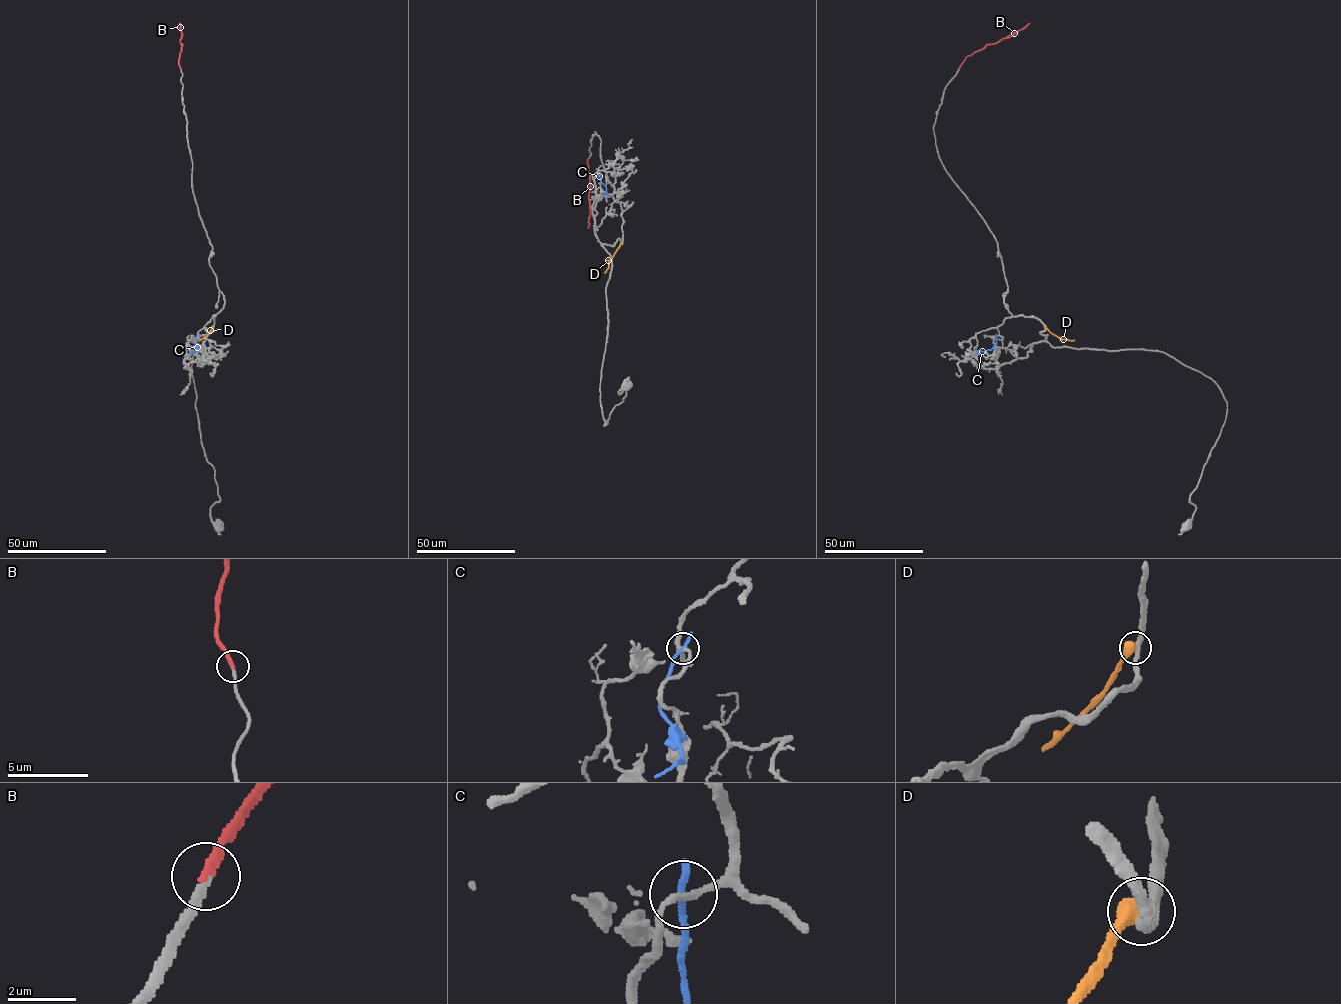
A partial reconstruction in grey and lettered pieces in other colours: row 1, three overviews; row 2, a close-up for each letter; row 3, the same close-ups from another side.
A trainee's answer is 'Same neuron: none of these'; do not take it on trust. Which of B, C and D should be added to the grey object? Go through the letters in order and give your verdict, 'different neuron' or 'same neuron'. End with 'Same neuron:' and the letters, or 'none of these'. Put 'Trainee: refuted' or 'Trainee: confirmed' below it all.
B: same neuron
C: different neuron
D: different neuron
Same neuron: B
Trainee: refuted

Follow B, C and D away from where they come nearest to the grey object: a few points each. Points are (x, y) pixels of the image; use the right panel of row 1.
B: (959, 68), (968, 56), (1009, 37), (1030, 22)
C: (996, 336), (996, 344), (991, 349), (979, 351), (976, 348)
D: (1044, 326), (1060, 338), (1074, 340)

